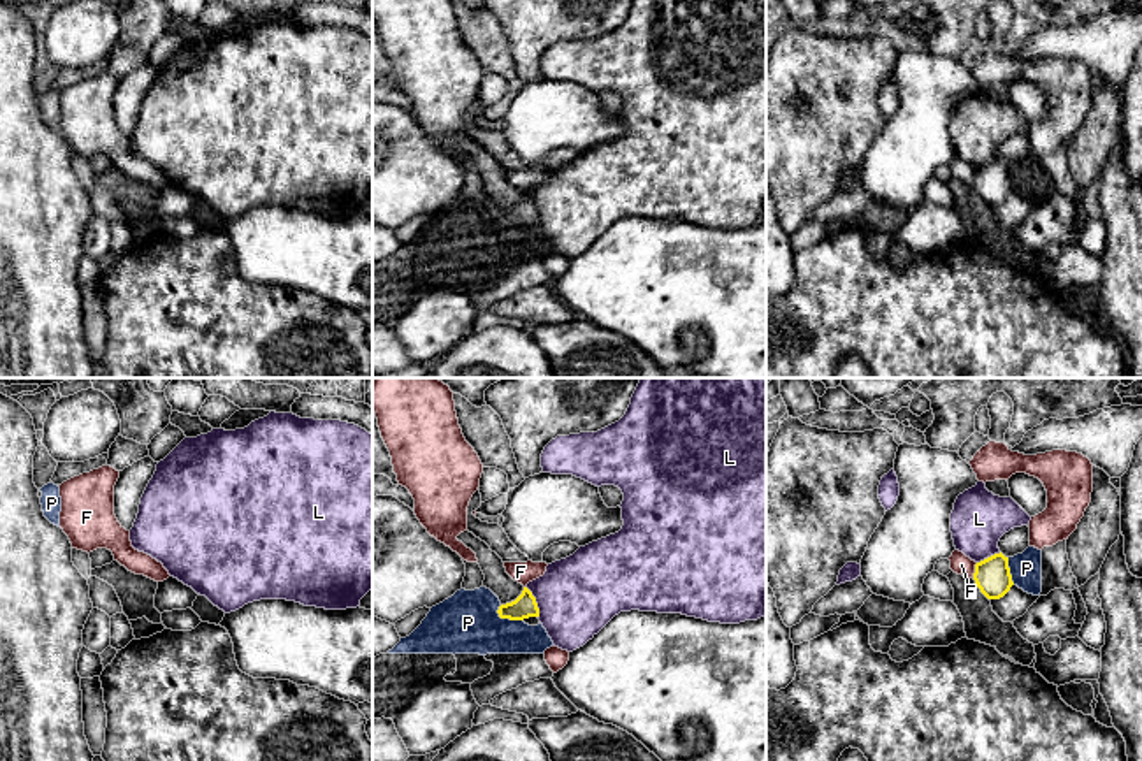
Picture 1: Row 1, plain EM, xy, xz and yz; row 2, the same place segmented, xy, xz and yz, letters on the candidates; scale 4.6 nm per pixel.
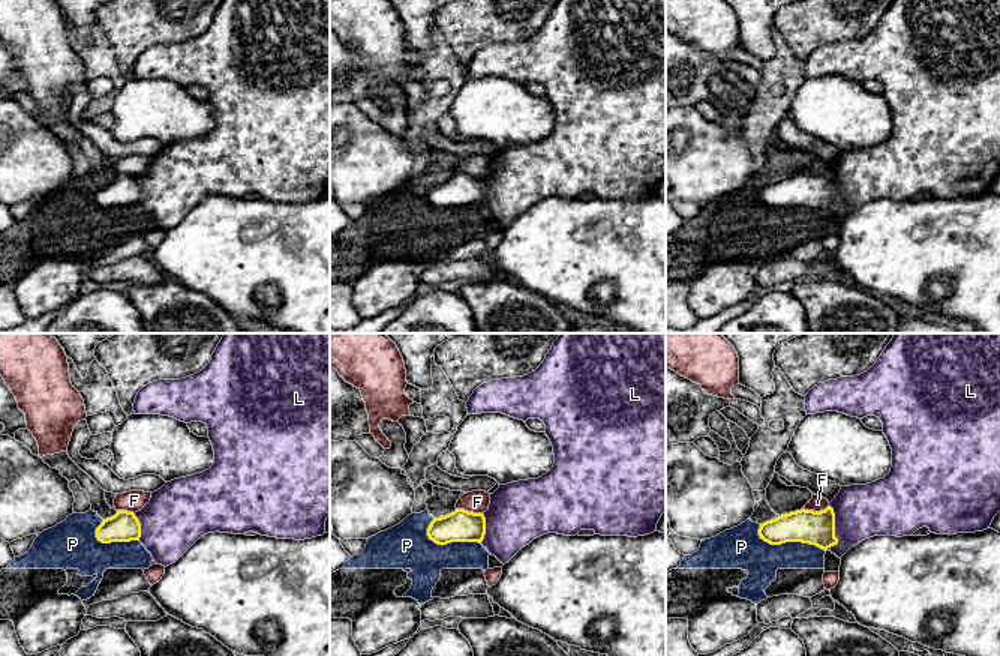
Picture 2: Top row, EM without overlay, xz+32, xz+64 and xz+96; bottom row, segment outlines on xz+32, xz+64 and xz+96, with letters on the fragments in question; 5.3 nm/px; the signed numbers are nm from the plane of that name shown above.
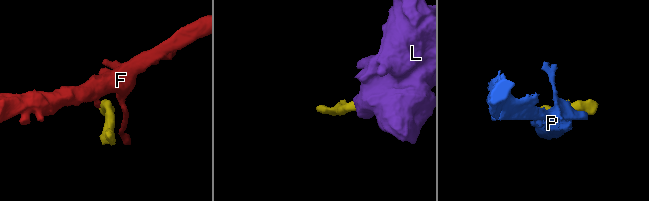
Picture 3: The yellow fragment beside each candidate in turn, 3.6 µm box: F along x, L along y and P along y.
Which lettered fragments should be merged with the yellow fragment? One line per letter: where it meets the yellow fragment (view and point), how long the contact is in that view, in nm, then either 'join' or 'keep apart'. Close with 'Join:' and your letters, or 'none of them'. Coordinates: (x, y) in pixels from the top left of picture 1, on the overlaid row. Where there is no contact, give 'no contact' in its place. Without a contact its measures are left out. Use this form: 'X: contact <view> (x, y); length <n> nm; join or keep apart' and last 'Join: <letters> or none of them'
F: contact yz (975, 570); length 80 nm; keep apart
L: contact xz (534, 601); length 160 nm; keep apart
P: contact xz (508, 617); length 140 nm; keep apart
Join: none of them

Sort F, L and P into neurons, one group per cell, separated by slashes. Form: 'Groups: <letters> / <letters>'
Groups: F / L / P

